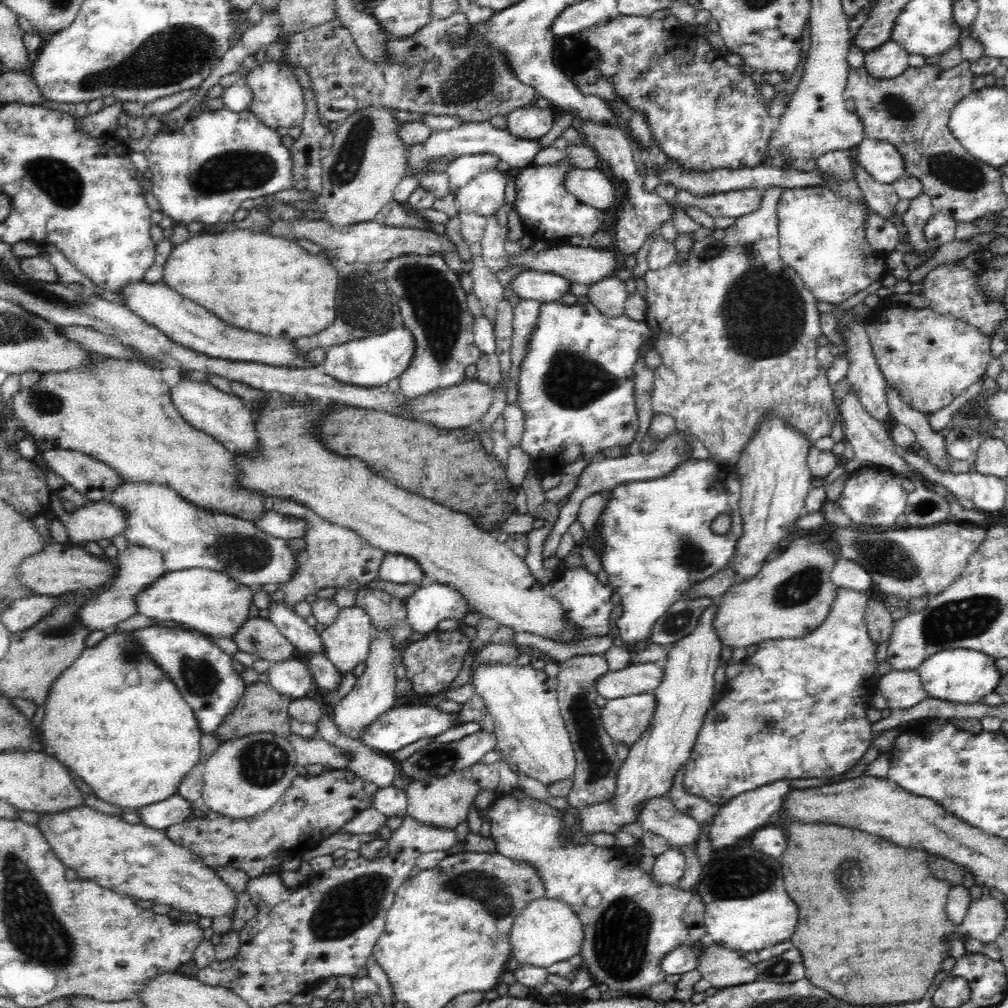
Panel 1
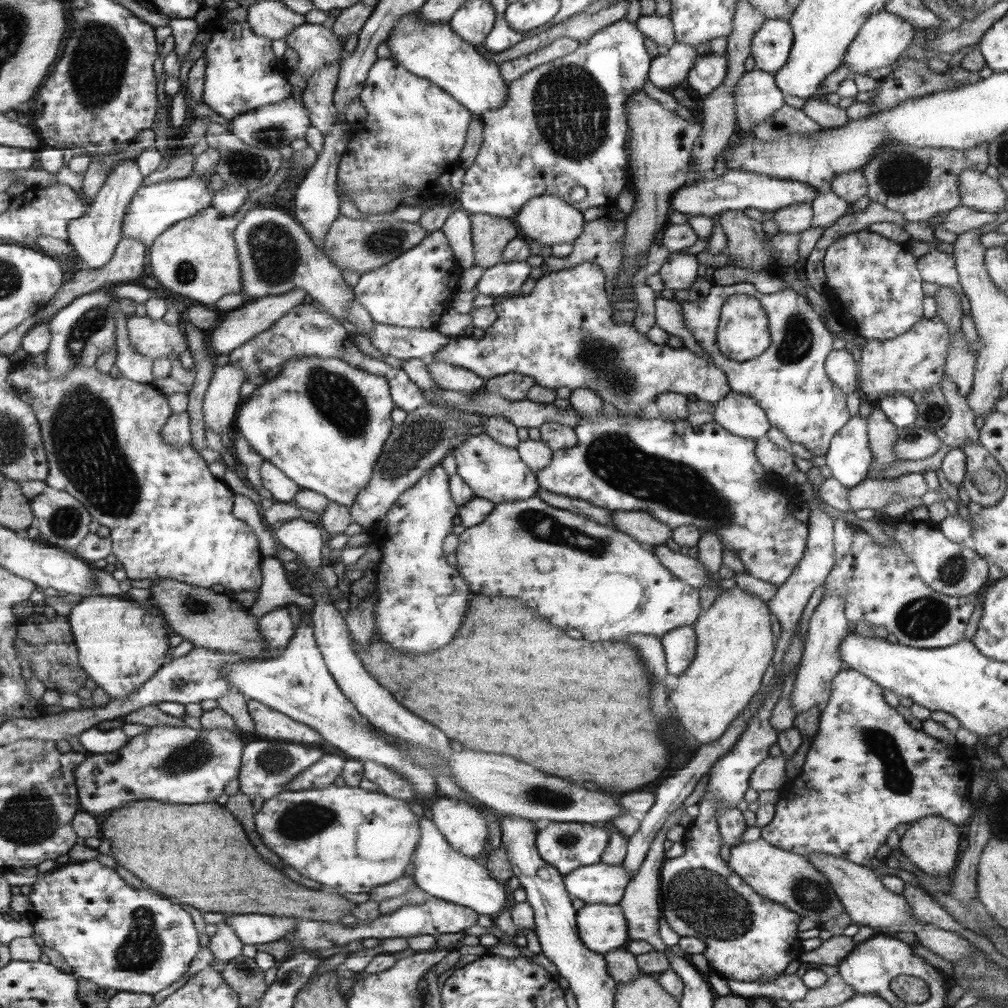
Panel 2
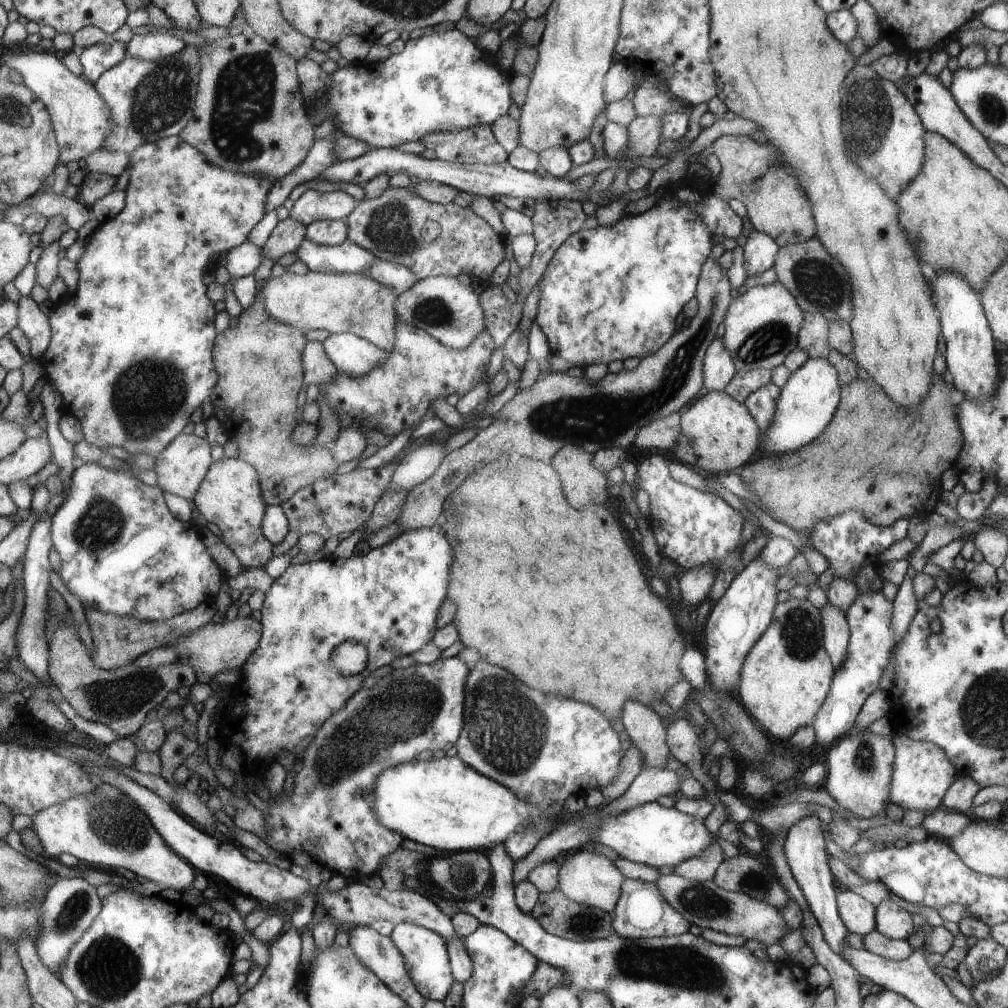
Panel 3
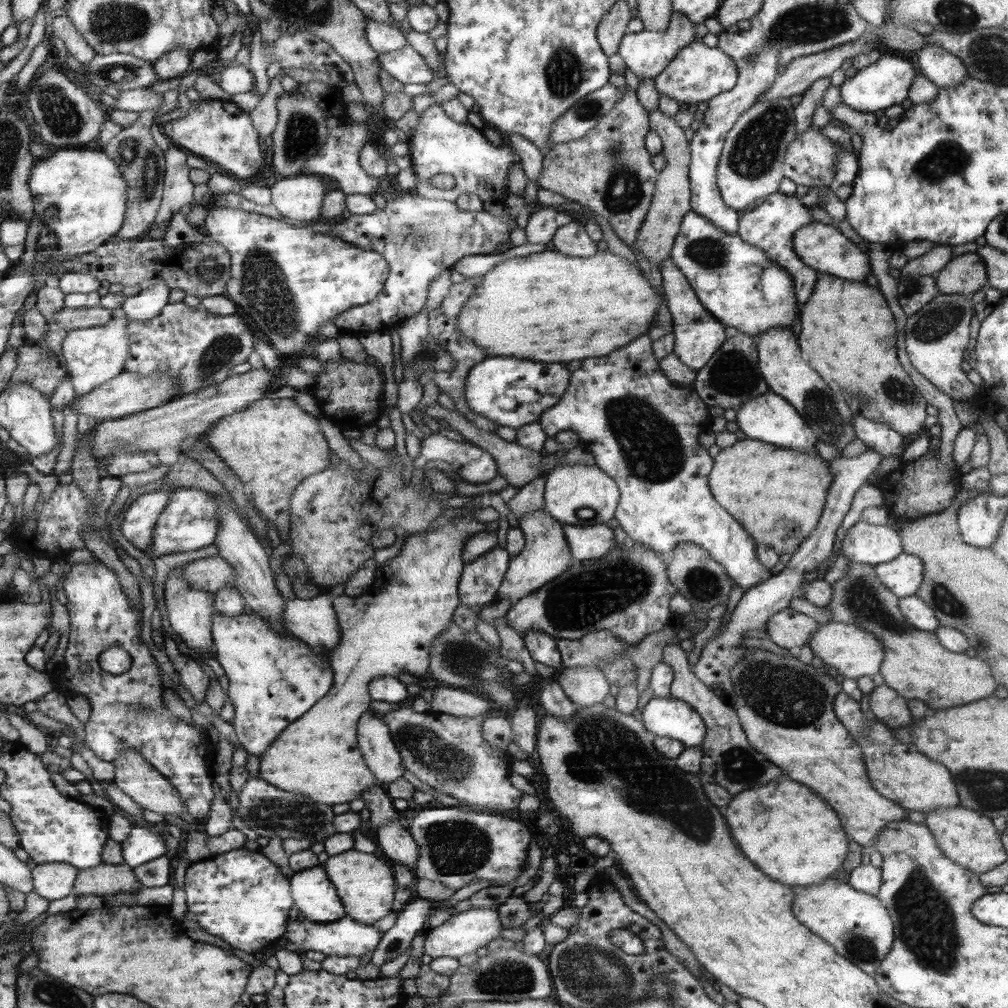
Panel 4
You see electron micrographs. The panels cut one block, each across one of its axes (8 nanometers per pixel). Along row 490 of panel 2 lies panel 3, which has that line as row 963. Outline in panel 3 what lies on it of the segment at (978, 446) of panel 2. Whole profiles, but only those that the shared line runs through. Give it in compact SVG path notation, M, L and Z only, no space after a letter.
M992 938L978 939L964 957L974 980L988 980L1004 968L1007 948Z

